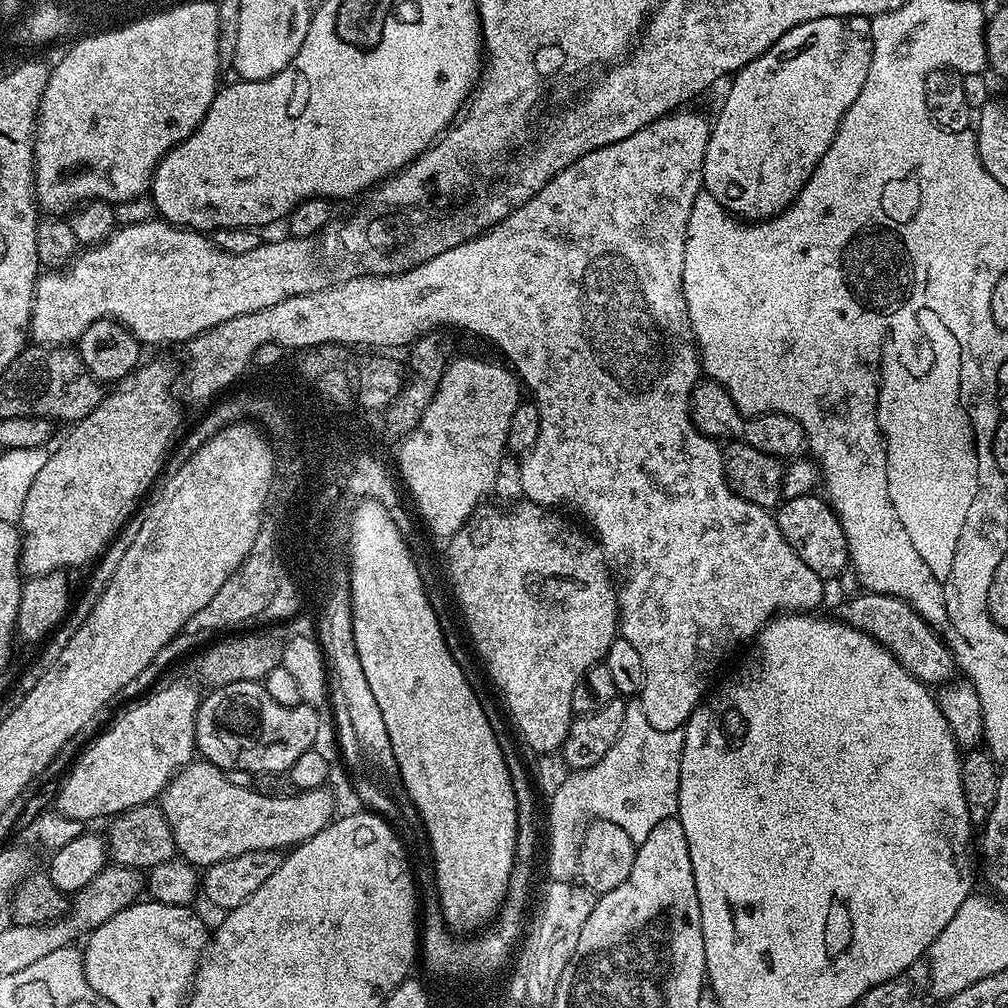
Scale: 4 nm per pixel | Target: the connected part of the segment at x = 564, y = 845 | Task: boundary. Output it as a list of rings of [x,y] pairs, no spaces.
[[[632,698],[625,703],[624,717],[622,718],[622,730],[618,734],[618,738],[614,742],[614,746],[610,746],[610,750],[606,750],[606,754],[602,754],[602,758],[598,762],[594,762],[594,766],[582,768],[579,770],[569,771],[568,777],[562,786],[550,797],[548,804],[548,875],[549,881],[567,880],[575,881],[579,870],[579,850],[582,843],[582,833],[585,831],[586,825],[593,820],[605,820],[606,822],[614,822],[617,826],[622,826],[630,834],[635,844],[646,842],[646,834],[650,834],[650,830],[654,830],[654,826],[658,826],[658,822],[662,822],[666,818],[676,816],[676,807],[678,806],[678,782],[680,781],[680,763],[682,762],[682,746],[684,745],[684,733],[679,728],[674,730],[654,730],[654,726],[650,726],[650,721],[646,718],[646,710],[642,710],[642,702],[639,698]]]

